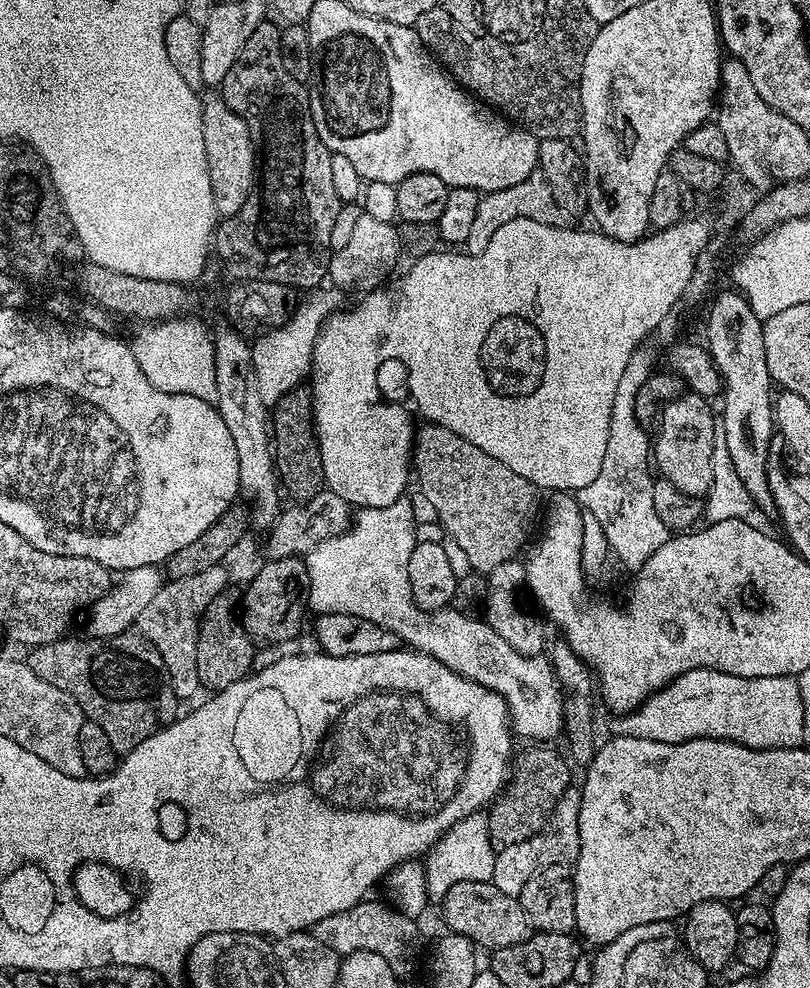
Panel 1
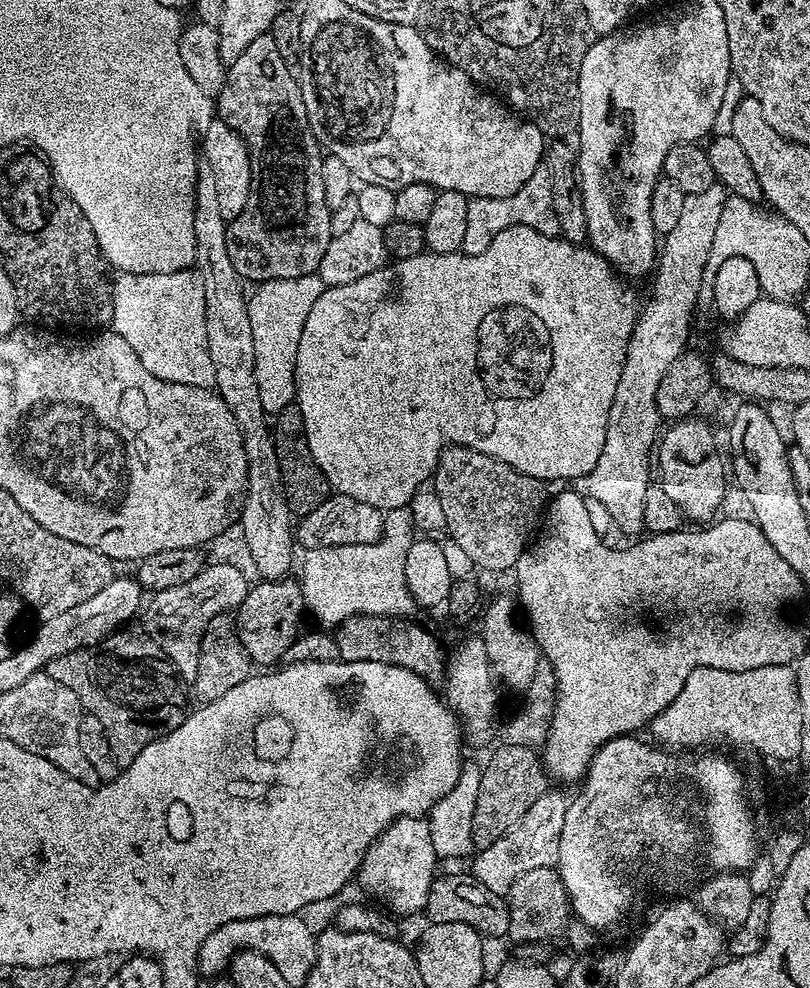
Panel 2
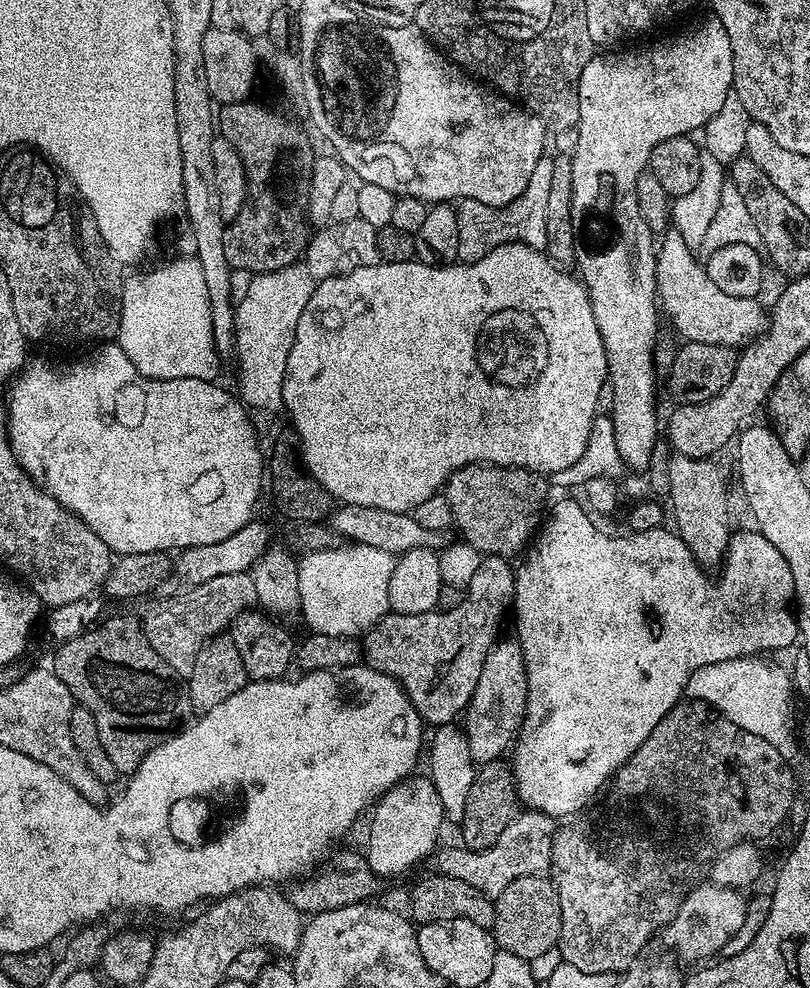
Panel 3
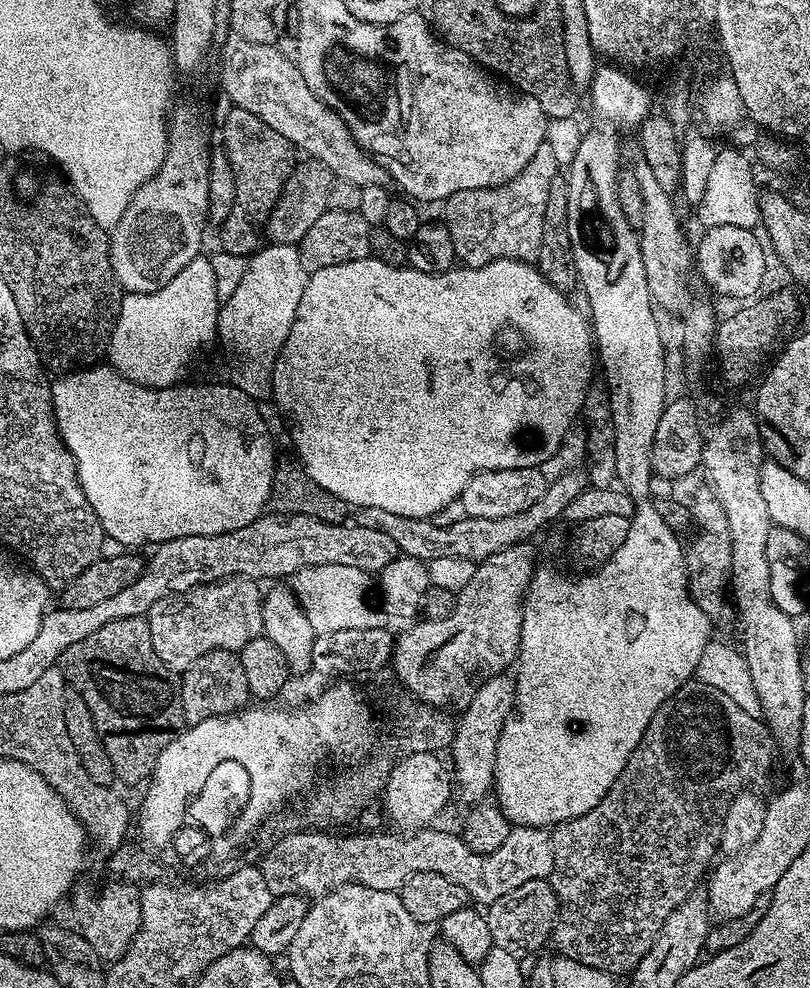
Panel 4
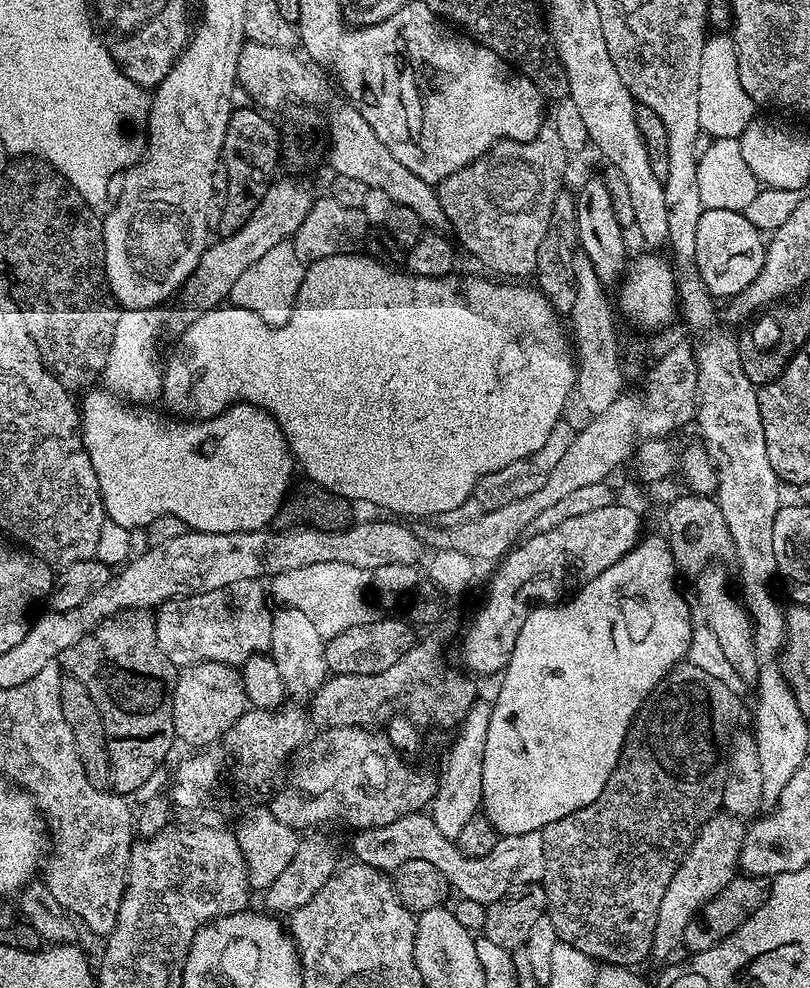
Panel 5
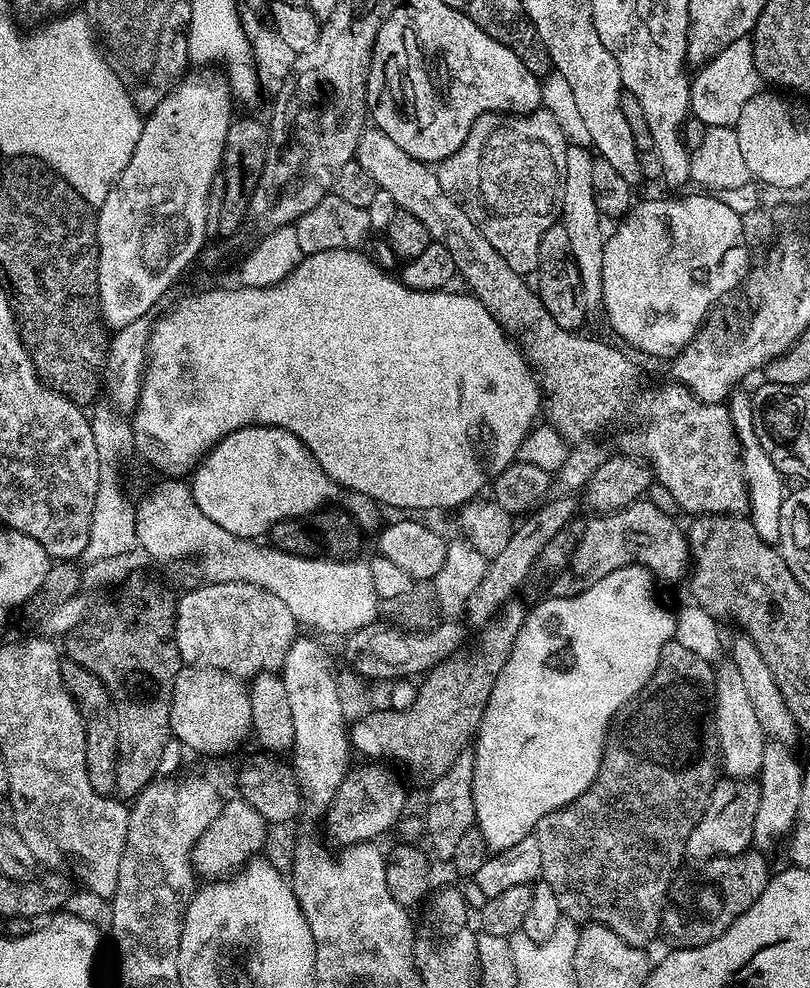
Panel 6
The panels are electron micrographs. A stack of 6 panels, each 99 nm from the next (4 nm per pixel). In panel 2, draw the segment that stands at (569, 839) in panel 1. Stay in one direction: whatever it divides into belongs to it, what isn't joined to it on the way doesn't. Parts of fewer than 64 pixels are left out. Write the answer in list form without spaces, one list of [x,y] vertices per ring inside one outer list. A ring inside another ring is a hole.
[[[545,790],[538,802],[534,802],[534,806],[522,814],[520,821],[498,838],[498,842],[475,853],[470,872],[478,882],[482,882],[482,886],[486,886],[486,890],[494,890],[494,894],[507,897],[510,886],[514,886],[522,874],[529,870],[551,868],[558,862],[558,842],[562,839],[562,822],[566,819],[569,797],[552,791]]]

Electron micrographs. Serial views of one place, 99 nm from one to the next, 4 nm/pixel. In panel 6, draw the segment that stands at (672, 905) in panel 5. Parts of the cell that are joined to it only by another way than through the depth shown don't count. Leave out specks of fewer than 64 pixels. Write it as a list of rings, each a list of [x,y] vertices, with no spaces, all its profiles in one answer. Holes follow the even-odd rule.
[[[731,778],[717,782],[698,826],[694,826],[686,842],[687,859],[707,862],[717,856],[739,856],[749,851],[754,844],[754,818],[758,814],[759,798],[759,783]]]

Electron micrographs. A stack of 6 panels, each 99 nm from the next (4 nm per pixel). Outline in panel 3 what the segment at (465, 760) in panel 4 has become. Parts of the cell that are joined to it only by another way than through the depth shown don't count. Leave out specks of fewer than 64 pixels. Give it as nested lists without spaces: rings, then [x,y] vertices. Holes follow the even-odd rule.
[[[512,638],[501,639],[490,650],[490,654],[486,654],[486,662],[482,662],[482,674],[478,674],[478,686],[474,686],[474,694],[462,716],[470,754],[477,765],[499,760],[513,747],[520,727],[524,725],[527,697],[526,662],[520,645]]]

